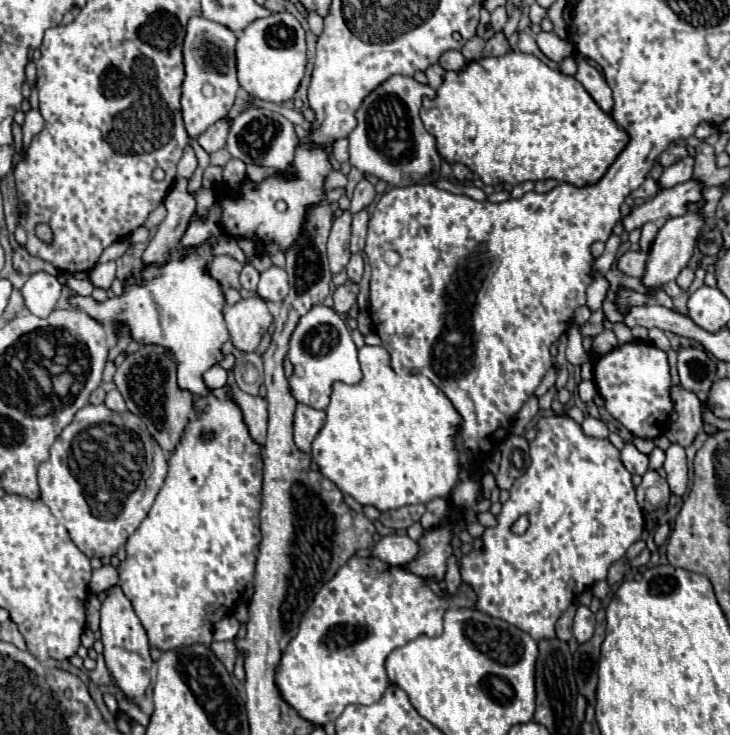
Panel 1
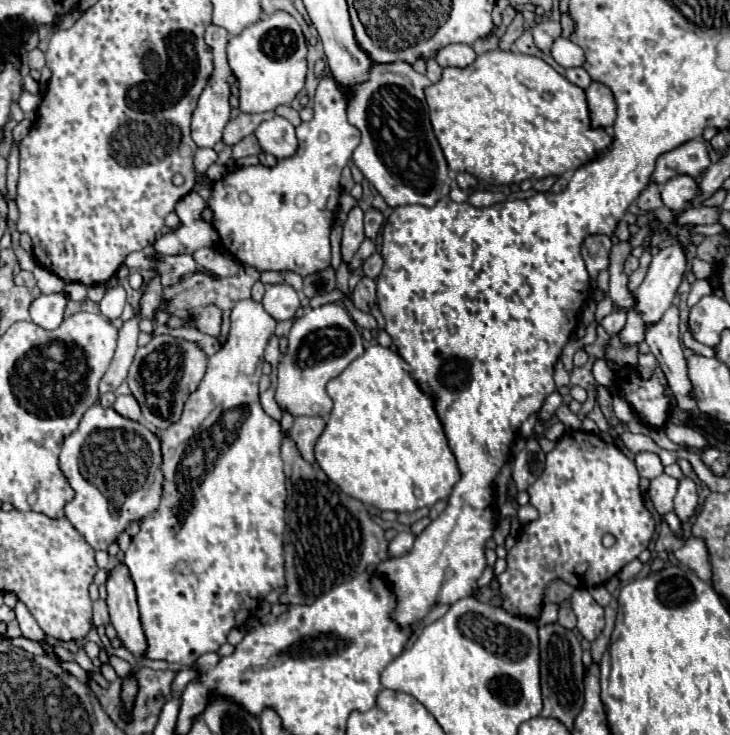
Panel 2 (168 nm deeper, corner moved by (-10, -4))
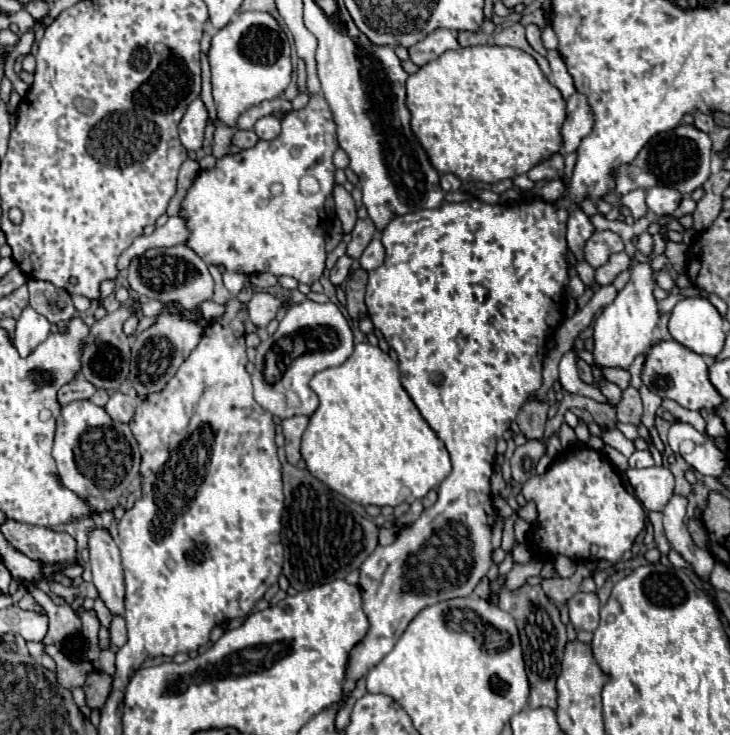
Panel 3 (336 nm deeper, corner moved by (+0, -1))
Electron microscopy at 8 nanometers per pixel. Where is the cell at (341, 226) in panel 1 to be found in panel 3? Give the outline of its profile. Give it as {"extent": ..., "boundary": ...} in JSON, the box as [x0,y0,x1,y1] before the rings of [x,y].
{"extent":[334,186,356,234],"boundary":[[[334,186],[334,202],[336,202],[336,214],[342,222],[344,234],[350,234],[356,224],[356,206],[350,196],[350,192],[344,190],[344,186]]]}

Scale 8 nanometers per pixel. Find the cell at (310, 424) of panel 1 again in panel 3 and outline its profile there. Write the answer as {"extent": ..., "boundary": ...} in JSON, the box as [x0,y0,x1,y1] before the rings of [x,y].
{"extent":[282,416,308,464],"boundary":[[[292,416],[292,418],[282,420],[282,434],[286,438],[284,450],[290,464],[300,462],[300,440],[306,426],[308,426],[308,416]]]}

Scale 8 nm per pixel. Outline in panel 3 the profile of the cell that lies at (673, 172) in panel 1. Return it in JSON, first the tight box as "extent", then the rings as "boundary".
{"extent":[646,186,682,216],"boundary":[[[654,186],[646,190],[646,204],[648,210],[656,212],[658,216],[672,214],[682,200],[682,194],[676,188],[666,188],[666,186]]]}

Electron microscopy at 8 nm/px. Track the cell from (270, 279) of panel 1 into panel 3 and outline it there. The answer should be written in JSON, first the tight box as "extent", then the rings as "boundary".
{"extent":[248,292,290,328],"boundary":[[[256,292],[252,296],[252,300],[248,302],[248,314],[250,314],[250,320],[260,326],[260,328],[266,328],[270,324],[270,320],[274,320],[278,308],[282,304],[288,304],[290,302],[290,296],[274,296],[270,292]]]}

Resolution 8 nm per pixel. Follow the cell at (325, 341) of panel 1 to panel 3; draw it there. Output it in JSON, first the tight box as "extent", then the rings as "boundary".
{"extent":[252,300,354,420],"boundary":[[[304,300],[302,304],[290,306],[290,310],[286,312],[286,316],[280,322],[278,330],[256,348],[256,370],[252,374],[254,400],[264,410],[268,410],[270,414],[278,416],[280,420],[296,416],[296,414],[312,416],[316,412],[316,408],[318,408],[318,396],[308,386],[310,378],[320,370],[326,370],[326,368],[332,368],[332,366],[340,366],[342,362],[348,360],[352,350],[354,350],[352,330],[350,330],[346,318],[342,316],[342,312],[340,312],[340,308],[336,304],[332,304],[332,302],[318,304],[318,302],[312,302],[312,300]]]}

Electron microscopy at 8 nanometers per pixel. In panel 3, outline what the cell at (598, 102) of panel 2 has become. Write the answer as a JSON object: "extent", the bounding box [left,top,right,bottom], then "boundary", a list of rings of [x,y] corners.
{"extent":[562,92,594,154],"boundary":[[[574,92],[568,98],[566,112],[568,112],[568,116],[562,126],[562,140],[564,140],[562,148],[564,148],[564,152],[570,154],[578,148],[582,138],[586,138],[592,132],[594,116],[592,116],[590,104],[588,104],[586,96],[582,96],[582,92]]]}

